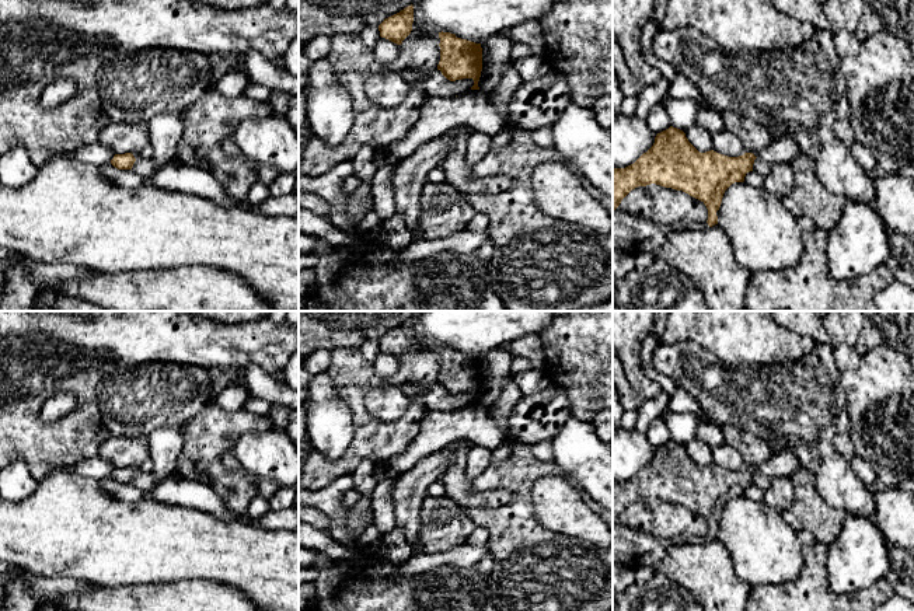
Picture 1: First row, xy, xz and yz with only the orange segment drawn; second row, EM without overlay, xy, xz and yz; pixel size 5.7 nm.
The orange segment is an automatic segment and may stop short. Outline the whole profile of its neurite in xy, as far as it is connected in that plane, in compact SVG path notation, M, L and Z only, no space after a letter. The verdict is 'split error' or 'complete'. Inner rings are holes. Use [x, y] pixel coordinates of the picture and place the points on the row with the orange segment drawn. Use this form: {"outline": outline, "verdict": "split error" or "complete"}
{"outline": "M147 144L144 149L136 153L115 154L111 160L111 164L118 170L132 170L136 160L151 156L151 146Z", "verdict": "split error"}

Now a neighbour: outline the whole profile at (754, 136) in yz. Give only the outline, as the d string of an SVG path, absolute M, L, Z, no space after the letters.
M729 112L719 114L723 129L733 133L744 146L746 153L758 153L771 146L774 137L768 128L743 115L733 116Z

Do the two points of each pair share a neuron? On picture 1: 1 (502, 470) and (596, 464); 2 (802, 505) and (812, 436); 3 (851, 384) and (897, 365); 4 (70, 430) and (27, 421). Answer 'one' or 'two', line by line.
1: two
2: two
3: one
4: one

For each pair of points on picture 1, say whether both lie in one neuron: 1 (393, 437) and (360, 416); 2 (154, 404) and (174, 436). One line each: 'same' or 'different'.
1: same
2: different

